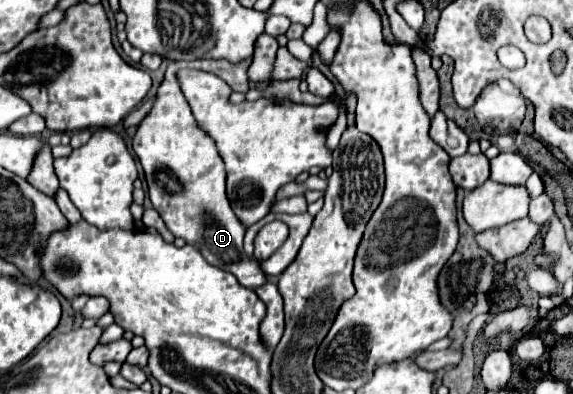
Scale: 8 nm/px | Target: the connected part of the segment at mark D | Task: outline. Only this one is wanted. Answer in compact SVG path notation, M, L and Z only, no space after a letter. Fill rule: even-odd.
M203 61L169 63L165 79L157 91L157 101L151 113L139 123L133 137L133 151L145 169L149 199L175 237L183 237L189 245L197 247L211 265L233 273L243 287L257 289L267 283L267 275L261 269L261 261L243 251L247 227L237 219L229 205L223 159L219 157L213 139L199 129L191 107L187 105L177 79L179 69L203 69ZM169 85L177 85L177 91Z

